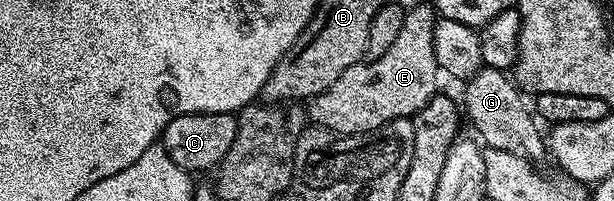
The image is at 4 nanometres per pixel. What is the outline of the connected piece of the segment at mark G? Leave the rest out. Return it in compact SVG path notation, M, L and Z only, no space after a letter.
M480 67L464 87L463 100L461 99L464 113L466 117L468 114L488 149L505 150L529 162L537 162L535 160L546 155L546 141L544 135L537 130L538 121L529 110L527 113L521 102L523 96L520 89L502 69Z

